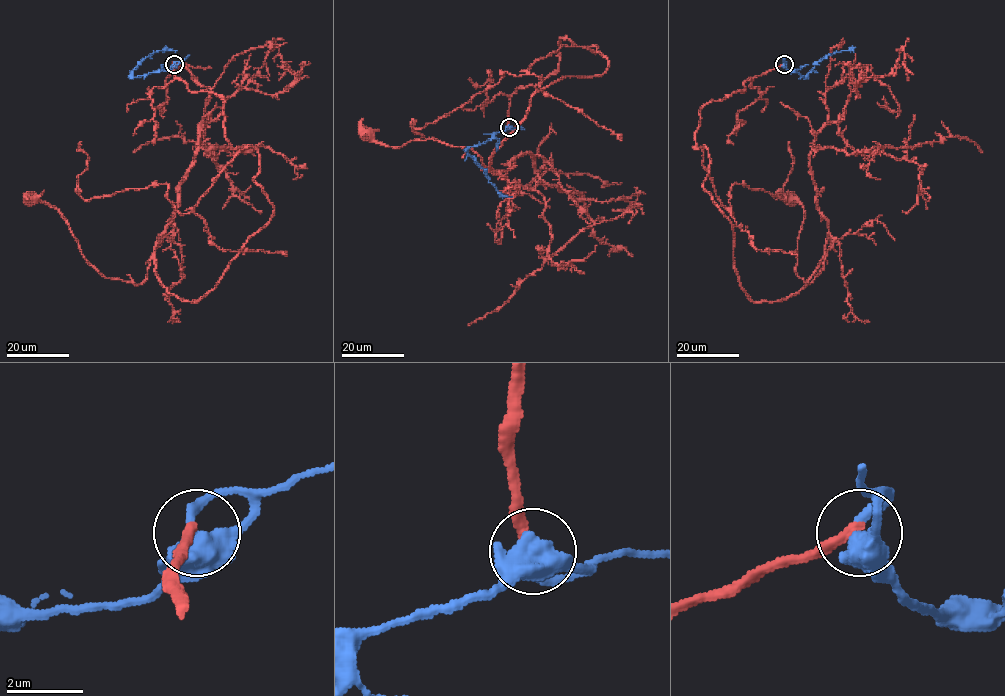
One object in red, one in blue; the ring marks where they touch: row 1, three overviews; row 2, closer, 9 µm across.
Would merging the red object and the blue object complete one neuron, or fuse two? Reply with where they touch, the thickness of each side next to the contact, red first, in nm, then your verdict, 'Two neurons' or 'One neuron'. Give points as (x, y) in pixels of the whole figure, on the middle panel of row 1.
Place: (509, 127). Thickness 280 nm (red) against 600 nm. One neuron

